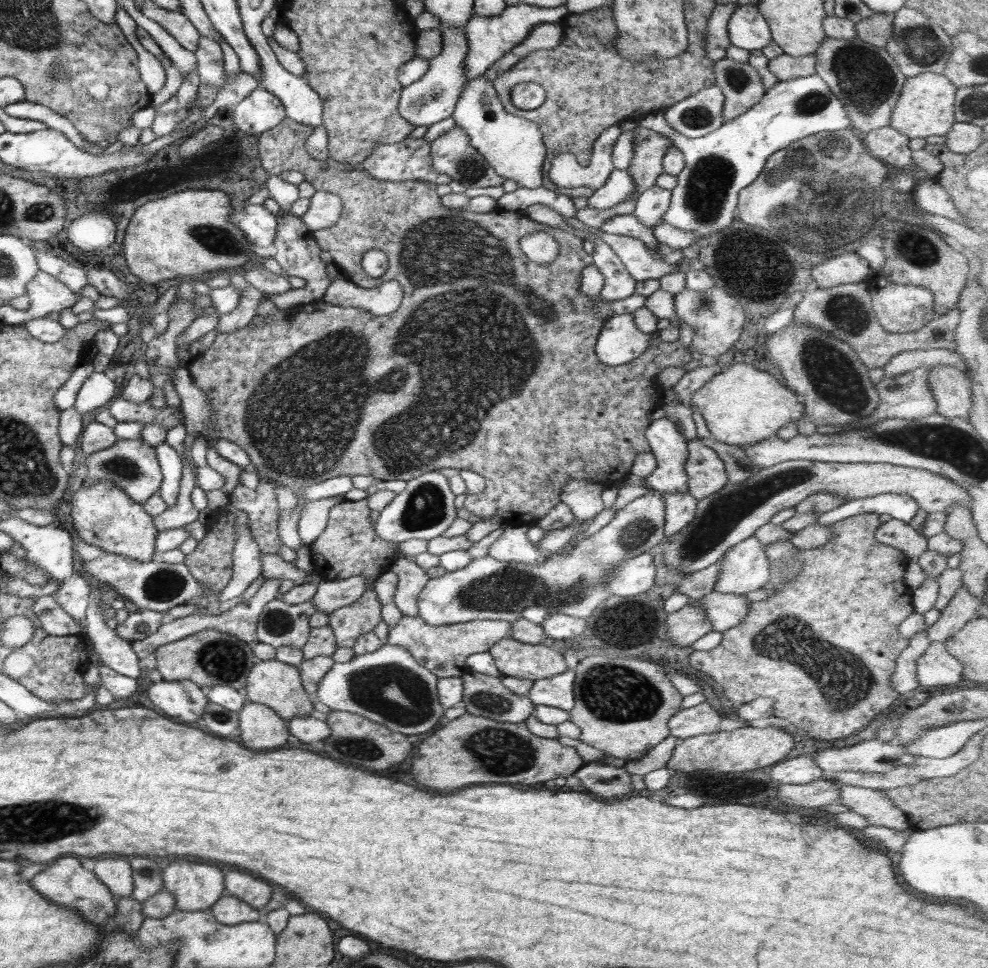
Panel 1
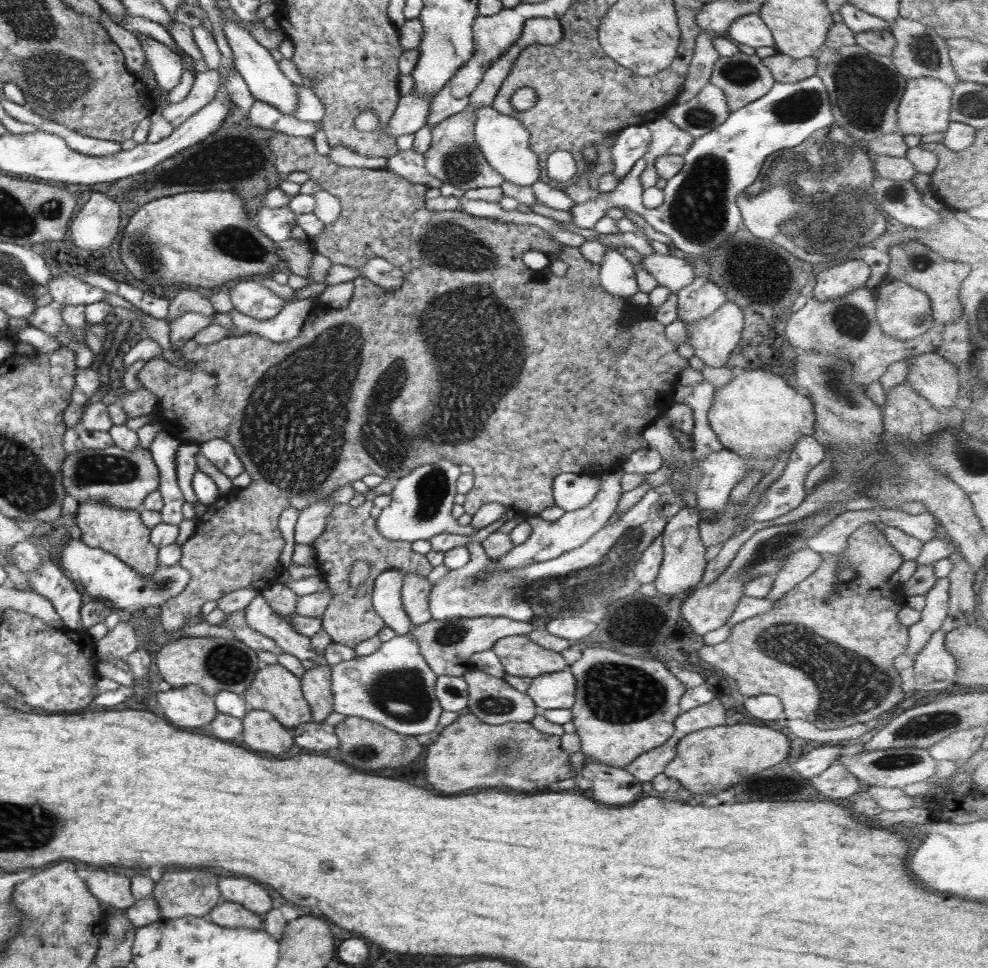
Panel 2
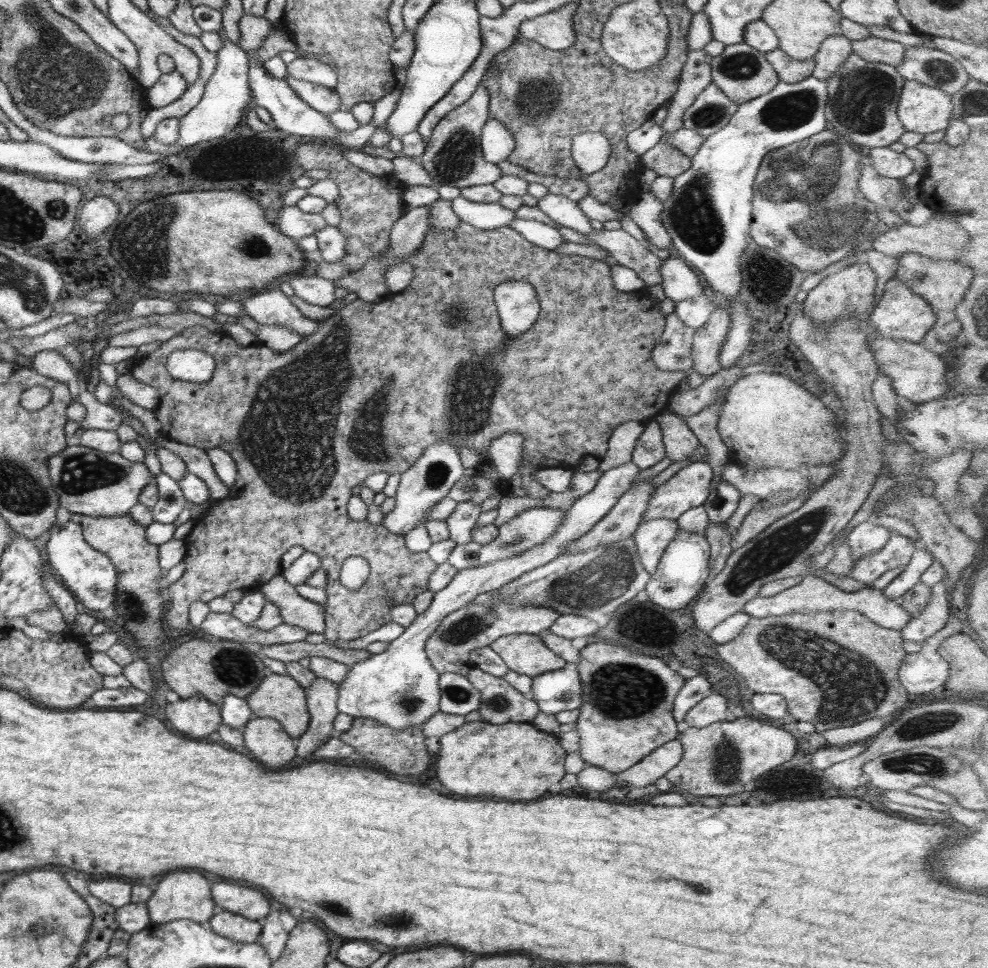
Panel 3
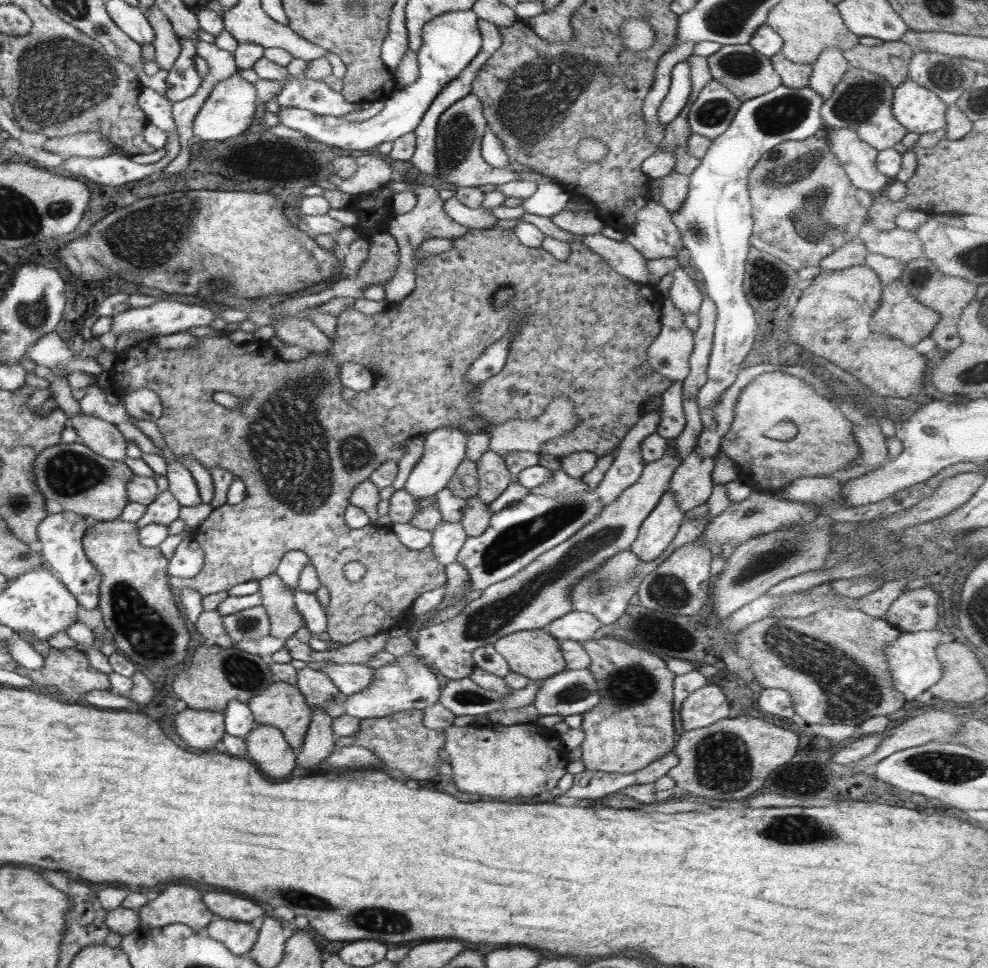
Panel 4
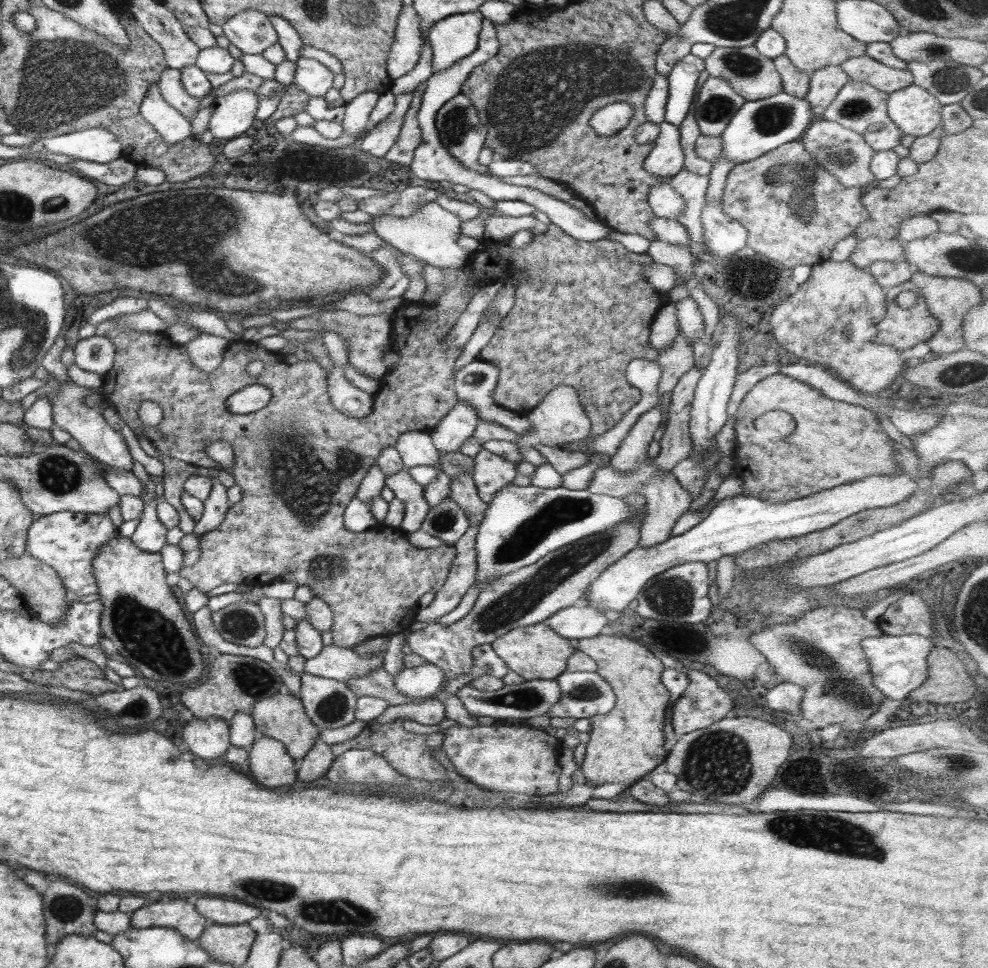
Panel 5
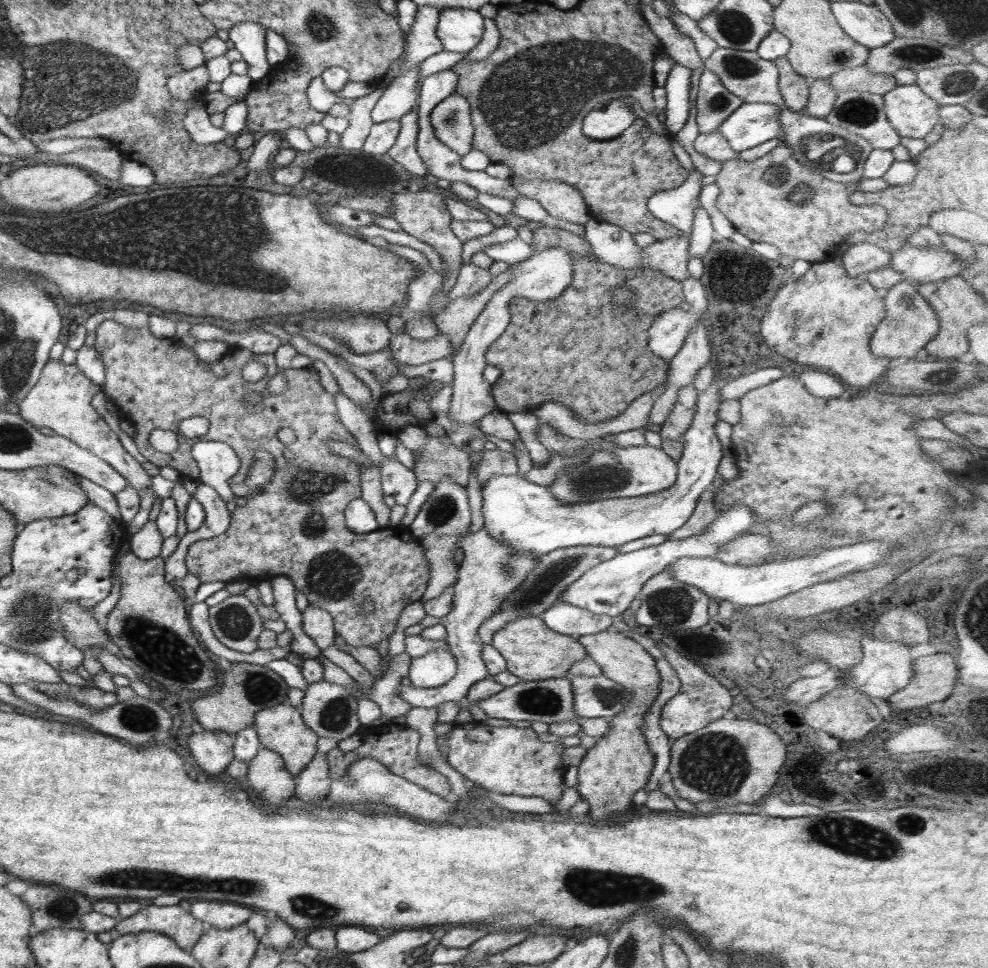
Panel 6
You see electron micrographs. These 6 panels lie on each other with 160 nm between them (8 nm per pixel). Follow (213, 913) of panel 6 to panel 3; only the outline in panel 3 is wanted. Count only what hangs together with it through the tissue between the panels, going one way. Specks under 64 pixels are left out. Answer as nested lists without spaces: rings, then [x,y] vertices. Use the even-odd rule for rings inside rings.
[[[218,882],[211,885],[212,899],[218,909],[258,920],[270,914],[270,902],[262,891],[246,884]]]

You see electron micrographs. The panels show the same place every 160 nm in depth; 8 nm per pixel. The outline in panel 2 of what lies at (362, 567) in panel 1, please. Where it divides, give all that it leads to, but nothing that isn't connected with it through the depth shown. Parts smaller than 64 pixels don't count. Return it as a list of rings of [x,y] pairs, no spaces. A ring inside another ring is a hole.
[[[335,504],[328,515],[324,532],[310,545],[316,551],[315,565],[319,574],[333,594],[321,618],[323,629],[334,643],[350,648],[354,648],[363,640],[377,636],[378,631],[385,625],[382,617],[375,611],[371,599],[376,577],[381,572],[396,570],[403,576],[410,572],[434,577],[436,571],[424,555],[411,549],[411,543],[390,540],[382,536],[377,522],[366,509],[363,505],[352,508],[349,504]],[[354,562],[366,562],[369,566],[368,578],[359,590],[352,588],[348,580]]]

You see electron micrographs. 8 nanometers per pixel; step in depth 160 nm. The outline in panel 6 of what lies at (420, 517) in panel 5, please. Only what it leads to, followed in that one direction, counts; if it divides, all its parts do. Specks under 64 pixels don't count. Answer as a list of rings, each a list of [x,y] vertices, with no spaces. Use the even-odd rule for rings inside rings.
[[[388,457],[382,459],[379,471],[383,496],[394,496],[396,503],[406,505],[419,483],[414,471]]]

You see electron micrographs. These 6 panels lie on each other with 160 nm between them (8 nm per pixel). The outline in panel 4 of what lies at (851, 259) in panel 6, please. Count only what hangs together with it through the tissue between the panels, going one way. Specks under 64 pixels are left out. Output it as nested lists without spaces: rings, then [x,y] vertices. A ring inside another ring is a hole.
[[[898,226],[866,242],[865,249],[868,253],[895,258],[905,264],[923,256],[922,241],[916,231],[904,230]]]

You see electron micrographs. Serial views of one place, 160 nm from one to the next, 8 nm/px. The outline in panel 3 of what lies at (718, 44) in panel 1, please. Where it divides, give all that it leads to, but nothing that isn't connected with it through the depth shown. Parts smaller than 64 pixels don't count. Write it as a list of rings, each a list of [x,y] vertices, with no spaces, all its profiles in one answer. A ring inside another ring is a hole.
[[[704,49],[690,50],[687,61],[681,70],[679,85],[671,96],[668,114],[661,124],[663,136],[683,127],[683,116],[695,98],[712,83],[711,60],[712,55]]]

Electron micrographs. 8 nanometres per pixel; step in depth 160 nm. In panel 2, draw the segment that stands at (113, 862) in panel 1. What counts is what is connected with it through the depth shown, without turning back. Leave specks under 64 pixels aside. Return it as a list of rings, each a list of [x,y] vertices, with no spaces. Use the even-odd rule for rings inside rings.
[[[93,868],[86,879],[90,893],[100,902],[114,909],[126,910],[134,906],[136,900],[131,892],[131,879],[119,873],[107,873],[102,868]]]

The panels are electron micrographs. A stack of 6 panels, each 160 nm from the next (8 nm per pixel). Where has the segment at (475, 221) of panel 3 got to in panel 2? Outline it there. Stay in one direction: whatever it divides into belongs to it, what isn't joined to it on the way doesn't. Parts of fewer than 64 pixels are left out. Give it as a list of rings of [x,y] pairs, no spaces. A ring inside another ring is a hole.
[[[464,195],[459,197],[460,211],[467,212],[478,218],[495,218],[500,222],[513,222],[514,224],[532,224],[550,232],[568,231],[559,224],[558,220],[536,214],[532,211],[506,210],[500,203],[487,200],[470,200]]]

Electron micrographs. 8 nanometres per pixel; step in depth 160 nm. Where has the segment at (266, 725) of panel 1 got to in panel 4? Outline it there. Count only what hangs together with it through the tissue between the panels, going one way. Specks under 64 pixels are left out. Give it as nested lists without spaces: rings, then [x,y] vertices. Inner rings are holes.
[[[258,724],[244,738],[248,760],[264,776],[286,778],[296,767],[297,752],[275,726]]]

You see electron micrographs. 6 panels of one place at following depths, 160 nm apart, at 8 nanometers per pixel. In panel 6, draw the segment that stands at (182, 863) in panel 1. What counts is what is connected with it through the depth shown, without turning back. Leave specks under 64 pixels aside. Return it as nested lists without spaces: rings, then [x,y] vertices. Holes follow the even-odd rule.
[[[184,903],[176,906],[143,907],[128,918],[119,918],[115,924],[115,934],[136,934],[144,931],[156,931],[169,936],[182,947],[191,951],[198,942],[207,925],[194,918]]]

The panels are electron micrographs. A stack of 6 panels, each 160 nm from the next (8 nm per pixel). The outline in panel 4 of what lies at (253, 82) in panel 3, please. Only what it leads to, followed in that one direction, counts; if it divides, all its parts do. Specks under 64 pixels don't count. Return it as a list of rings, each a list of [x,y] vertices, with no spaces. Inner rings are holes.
[[[453,10],[427,22],[422,29],[423,45],[417,52],[418,80],[410,86],[396,90],[385,100],[384,108],[376,116],[362,122],[348,122],[344,117],[322,116],[290,106],[279,107],[278,116],[281,123],[288,128],[299,130],[312,141],[324,142],[328,146],[346,150],[368,150],[384,141],[390,142],[412,132],[439,90],[460,76],[460,72],[478,54],[482,42],[482,35],[477,25],[478,19],[471,10]]]

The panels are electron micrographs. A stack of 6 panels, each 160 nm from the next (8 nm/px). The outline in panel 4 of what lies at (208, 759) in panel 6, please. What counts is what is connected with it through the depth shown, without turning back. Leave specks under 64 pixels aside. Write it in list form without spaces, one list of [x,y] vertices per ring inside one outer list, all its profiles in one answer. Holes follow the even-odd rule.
[[[184,709],[174,716],[176,732],[180,738],[198,750],[213,751],[221,748],[221,740],[225,733],[223,713],[210,710]]]

